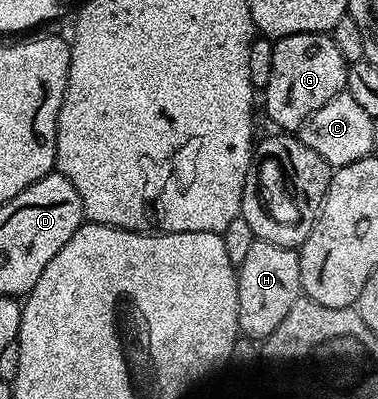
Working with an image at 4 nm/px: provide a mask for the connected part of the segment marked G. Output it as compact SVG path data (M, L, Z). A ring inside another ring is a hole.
M304 32L280 37L273 45L270 80L264 86L265 112L281 130L297 130L323 102L345 91L347 62L339 54L332 35Z

